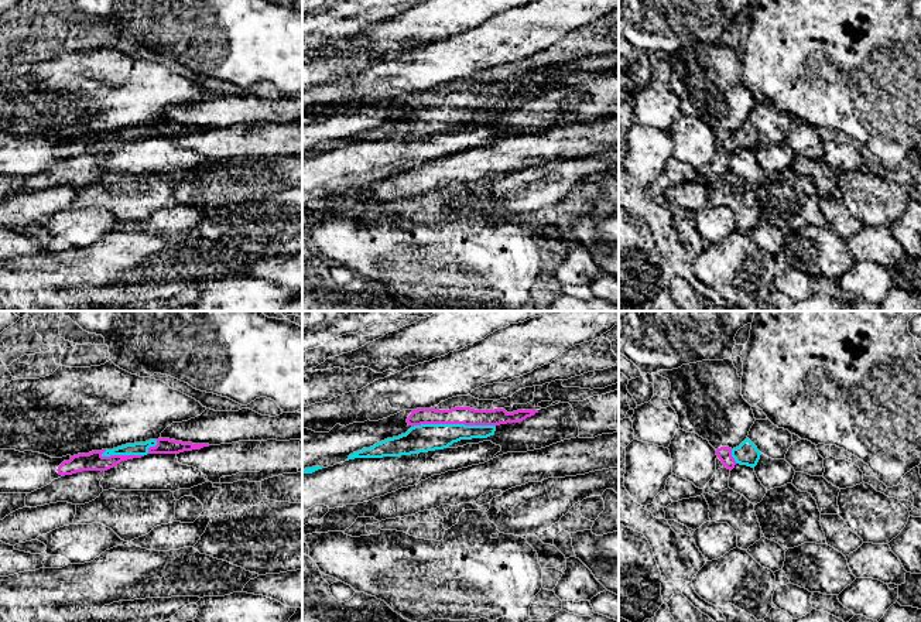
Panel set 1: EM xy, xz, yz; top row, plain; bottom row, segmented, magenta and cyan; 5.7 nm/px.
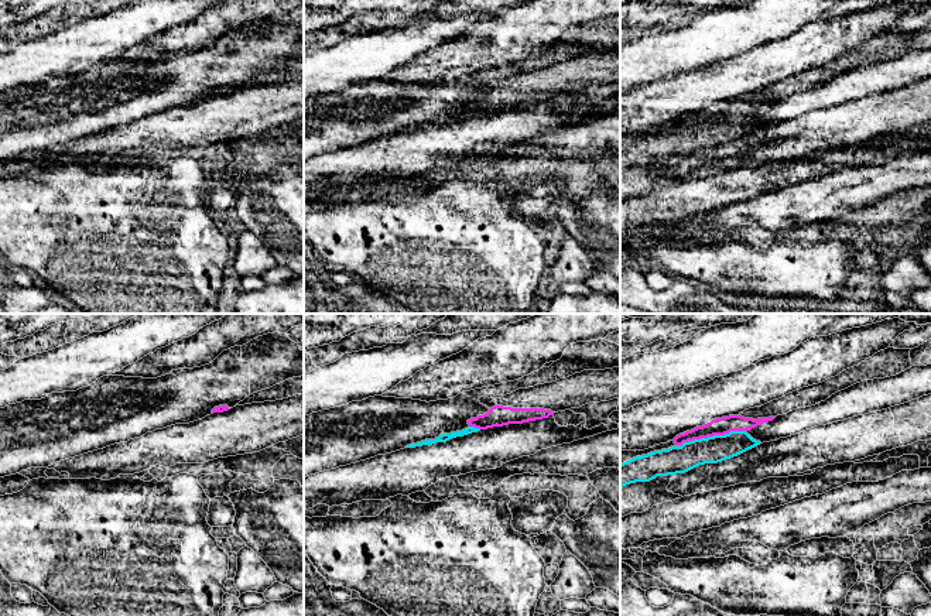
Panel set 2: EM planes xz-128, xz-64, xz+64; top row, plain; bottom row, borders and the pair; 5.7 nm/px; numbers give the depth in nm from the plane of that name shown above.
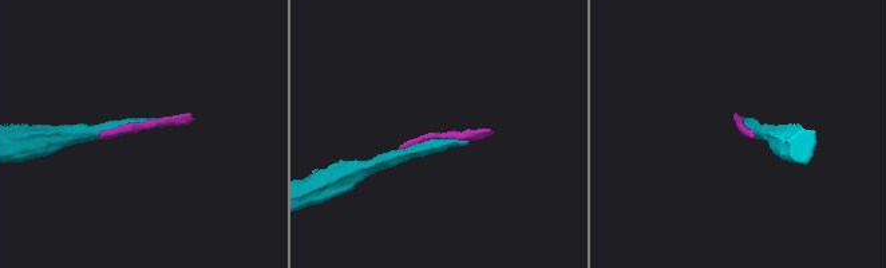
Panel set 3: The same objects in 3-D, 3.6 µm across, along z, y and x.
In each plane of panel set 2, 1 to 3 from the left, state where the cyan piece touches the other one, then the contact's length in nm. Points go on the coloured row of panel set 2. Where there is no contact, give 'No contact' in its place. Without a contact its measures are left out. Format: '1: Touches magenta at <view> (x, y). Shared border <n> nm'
1: No contact
2: Touches magenta at xz-64 (475, 427). Shared border 60 nm
3: Touches magenta at xz+64 (712, 435). Shared border 380 nm

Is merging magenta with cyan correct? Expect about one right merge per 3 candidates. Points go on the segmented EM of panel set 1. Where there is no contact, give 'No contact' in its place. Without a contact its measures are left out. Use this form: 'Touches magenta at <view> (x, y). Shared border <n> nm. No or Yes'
Touches magenta at xz (454, 423). Shared border 460 nm. Yes

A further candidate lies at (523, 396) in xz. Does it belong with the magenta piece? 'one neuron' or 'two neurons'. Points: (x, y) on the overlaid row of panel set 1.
one neuron

